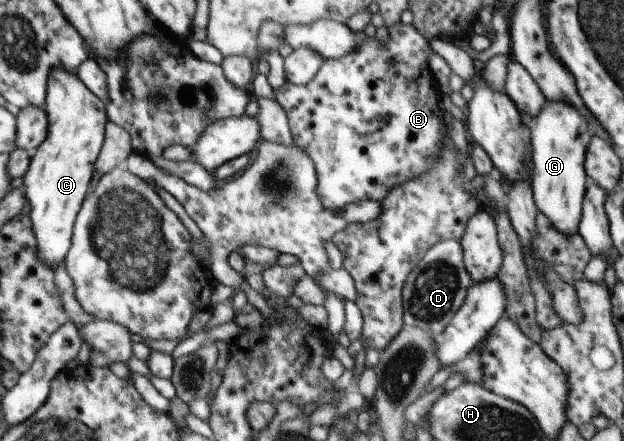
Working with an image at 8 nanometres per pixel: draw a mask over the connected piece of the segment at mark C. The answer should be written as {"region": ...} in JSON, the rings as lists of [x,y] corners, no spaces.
{"region":[[[55,67],[48,83],[46,113],[50,120],[50,134],[33,156],[29,170],[23,177],[23,189],[30,203],[29,216],[34,222],[34,231],[38,236],[40,257],[45,259],[54,269],[59,262],[66,260],[67,253],[74,246],[74,226],[83,203],[89,195],[89,186],[93,182],[99,155],[106,144],[106,128],[110,122],[106,101],[97,96],[86,82],[77,74],[65,67]]]}

